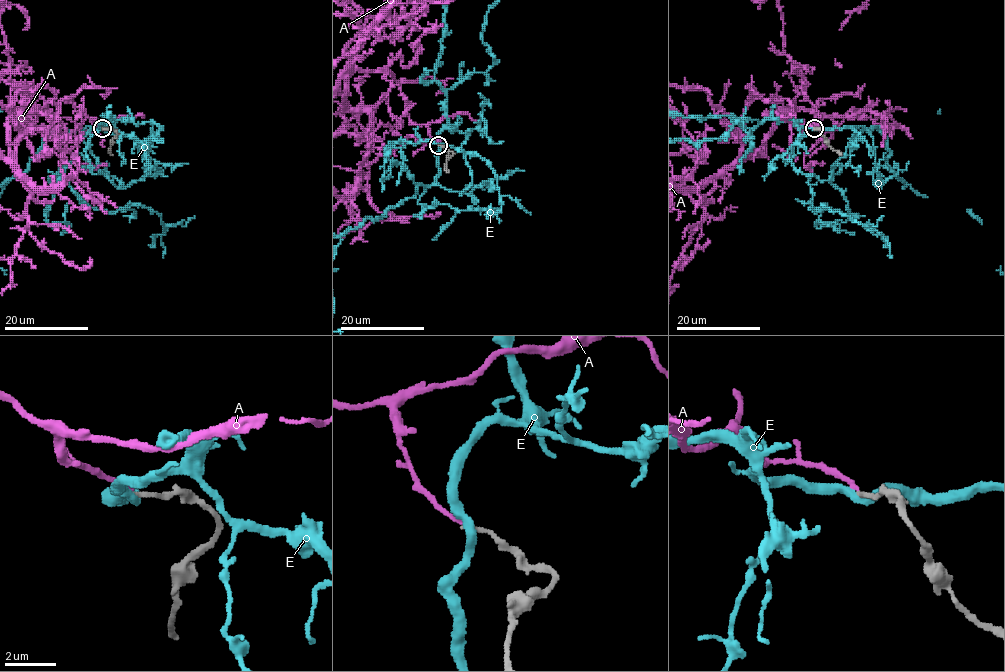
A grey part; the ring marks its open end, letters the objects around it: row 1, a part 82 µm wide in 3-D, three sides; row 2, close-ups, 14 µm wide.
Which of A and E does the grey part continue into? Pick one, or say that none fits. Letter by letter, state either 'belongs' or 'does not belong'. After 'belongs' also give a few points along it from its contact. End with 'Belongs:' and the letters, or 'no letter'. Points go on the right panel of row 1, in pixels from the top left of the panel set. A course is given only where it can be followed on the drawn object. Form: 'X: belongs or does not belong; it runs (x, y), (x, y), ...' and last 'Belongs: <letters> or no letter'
A: does not belong
E: does not belong
Belongs: no letter

